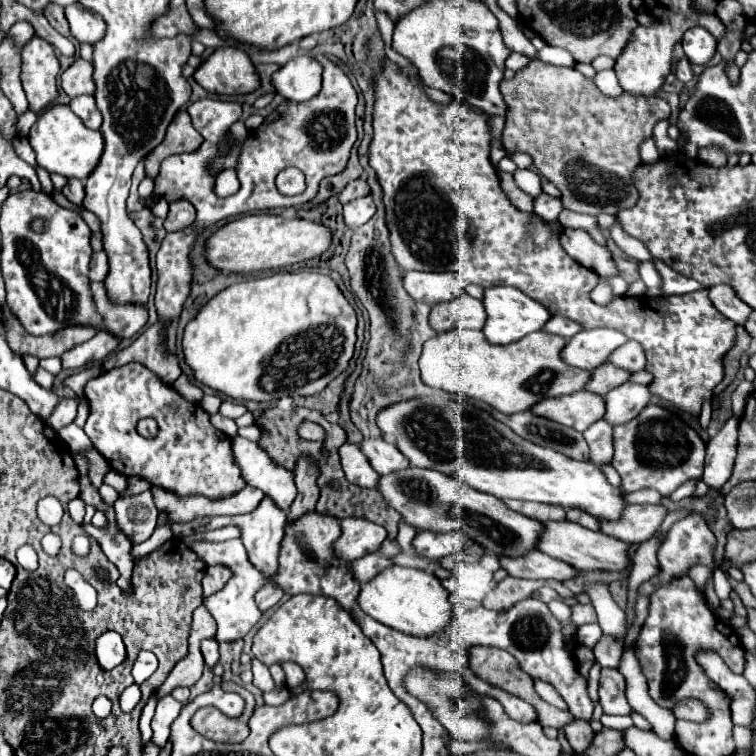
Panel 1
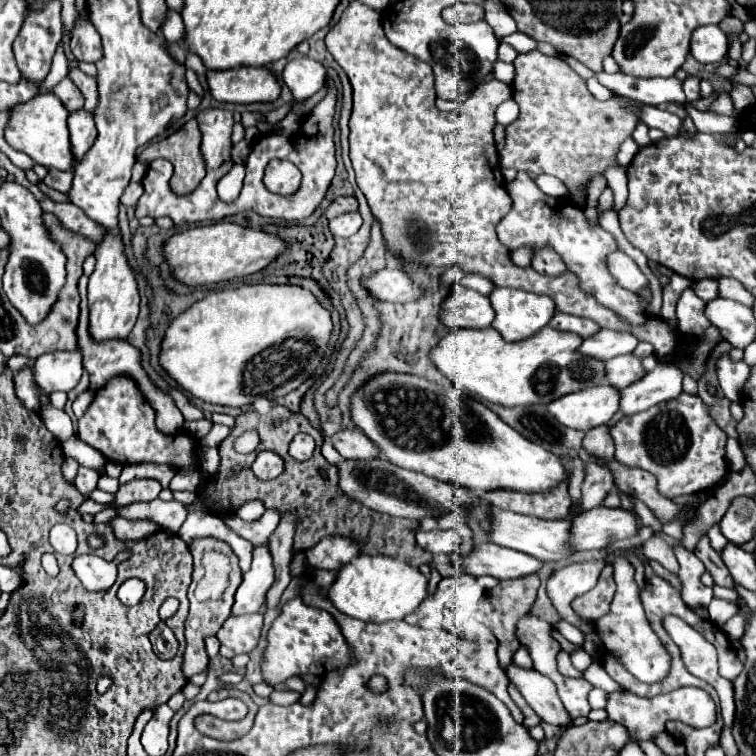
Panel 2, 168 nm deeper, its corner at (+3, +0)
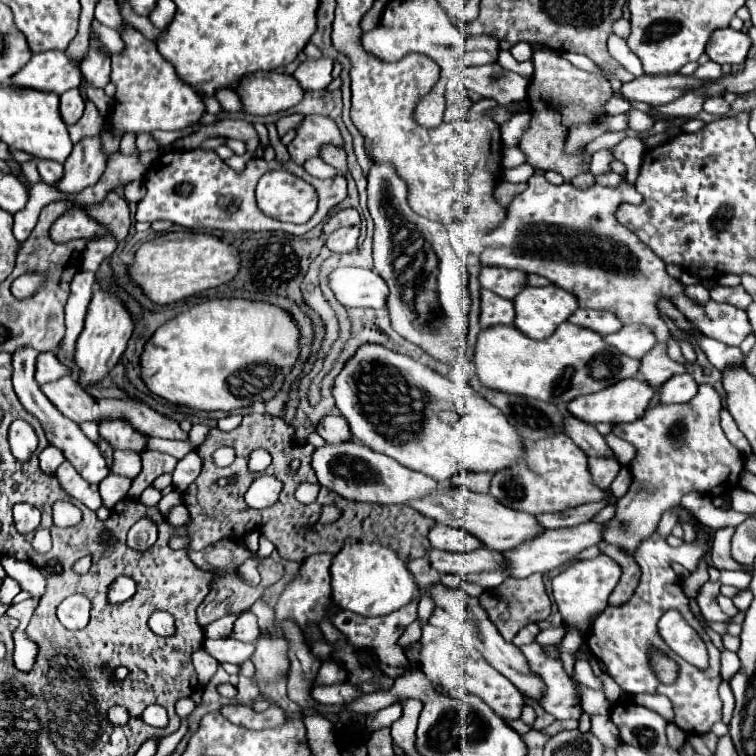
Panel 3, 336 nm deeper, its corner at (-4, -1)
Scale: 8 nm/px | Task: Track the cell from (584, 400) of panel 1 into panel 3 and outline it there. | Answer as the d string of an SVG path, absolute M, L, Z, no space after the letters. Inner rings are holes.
M630 377L622 383L614 383L614 387L606 387L606 391L598 391L594 395L582 395L582 397L574 399L574 403L568 403L568 411L574 417L578 417L586 423L594 423L594 425L596 423L614 425L614 423L622 423L622 421L630 423L630 421L640 419L646 413L652 397L654 397L654 389L646 381L642 381L640 377Z

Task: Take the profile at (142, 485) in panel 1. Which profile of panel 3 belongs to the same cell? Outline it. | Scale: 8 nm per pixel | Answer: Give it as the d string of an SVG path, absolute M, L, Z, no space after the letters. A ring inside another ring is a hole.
M144 451L142 453L142 471L138 473L138 477L132 481L132 489L130 489L130 497L140 497L140 493L162 473L172 473L176 467L178 459L174 459L172 455L160 453L160 451Z

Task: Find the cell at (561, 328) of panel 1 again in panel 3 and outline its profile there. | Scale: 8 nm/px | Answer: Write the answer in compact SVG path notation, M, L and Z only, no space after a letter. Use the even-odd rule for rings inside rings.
M578 309L572 317L570 317L572 323L576 325L582 325L582 327L588 327L588 329L594 329L598 331L600 335L608 335L608 333L614 333L614 331L620 331L624 325L620 323L620 319L610 313L610 311L592 311L592 309Z

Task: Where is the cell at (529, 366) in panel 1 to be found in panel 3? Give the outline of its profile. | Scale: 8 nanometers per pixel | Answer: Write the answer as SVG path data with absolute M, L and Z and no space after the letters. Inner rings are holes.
M498 323L492 327L481 326L476 345L476 371L482 385L506 391L514 395L526 395L554 405L566 405L572 399L606 389L622 379L634 377L640 369L640 361L622 355L610 347L602 335L592 329L562 323L548 339L534 341L514 327L514 323Z

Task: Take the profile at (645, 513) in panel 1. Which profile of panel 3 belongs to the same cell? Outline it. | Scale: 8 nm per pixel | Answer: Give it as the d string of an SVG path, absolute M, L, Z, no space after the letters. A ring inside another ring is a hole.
M582 523L576 527L568 527L568 529L554 529L554 531L540 531L534 539L526 539L526 543L520 543L518 547L514 547L512 551L502 553L504 561L506 561L506 573L514 579L526 579L532 573L548 573L556 567L562 567L566 563L570 563L572 559L576 559L576 555L586 549L596 545L602 539L600 533L602 525L598 523Z

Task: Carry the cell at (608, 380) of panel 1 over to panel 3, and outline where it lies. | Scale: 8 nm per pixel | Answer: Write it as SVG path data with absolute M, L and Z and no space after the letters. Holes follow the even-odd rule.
M658 343L642 359L640 377L646 379L646 383L650 383L654 389L664 385L666 379L670 379L670 377L674 377L678 373L686 373L686 367L682 363L668 357L666 347L668 347L666 343Z

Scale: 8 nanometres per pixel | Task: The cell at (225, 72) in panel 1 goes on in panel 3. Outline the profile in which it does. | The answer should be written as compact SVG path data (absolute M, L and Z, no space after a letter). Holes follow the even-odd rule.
M258 73L238 87L250 115L274 115L298 105L304 97L300 83L286 73Z

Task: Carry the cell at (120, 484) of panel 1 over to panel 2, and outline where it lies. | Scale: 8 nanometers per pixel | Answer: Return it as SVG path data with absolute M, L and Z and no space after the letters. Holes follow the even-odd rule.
M133 480L127 484L121 484L115 495L115 502L129 504L129 502L141 502L141 500L153 500L159 496L163 486L157 480Z

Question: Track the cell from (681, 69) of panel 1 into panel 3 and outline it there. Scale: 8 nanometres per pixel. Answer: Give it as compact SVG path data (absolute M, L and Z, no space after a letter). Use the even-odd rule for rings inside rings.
M714 97L714 99L708 99L704 103L704 111L712 113L712 115L718 115L718 117L726 117L726 113L730 111L730 105L722 97Z

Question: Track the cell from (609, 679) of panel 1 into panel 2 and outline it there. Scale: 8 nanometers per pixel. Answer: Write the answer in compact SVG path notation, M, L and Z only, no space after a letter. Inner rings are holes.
M691 686L661 694L655 698L639 698L629 690L611 692L607 698L605 710L609 714L609 720L627 726L627 730L631 730L631 736L635 740L649 740L651 736L663 732L667 720L679 720L679 722L689 724L689 726L711 726L717 720L715 702L711 700L711 696L705 694L705 690L691 688Z

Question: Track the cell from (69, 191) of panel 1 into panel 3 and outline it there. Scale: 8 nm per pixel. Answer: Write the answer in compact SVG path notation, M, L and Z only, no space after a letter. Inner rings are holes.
M40 159L38 161L38 173L40 173L40 179L50 185L50 183L54 183L54 179L62 177L62 165L54 163L54 161Z

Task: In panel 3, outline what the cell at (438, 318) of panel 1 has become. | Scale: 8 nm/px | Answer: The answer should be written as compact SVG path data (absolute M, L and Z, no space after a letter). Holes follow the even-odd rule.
M482 289L482 315L480 315L480 325L492 327L498 323L514 323L514 303L510 299L504 299L492 291Z

